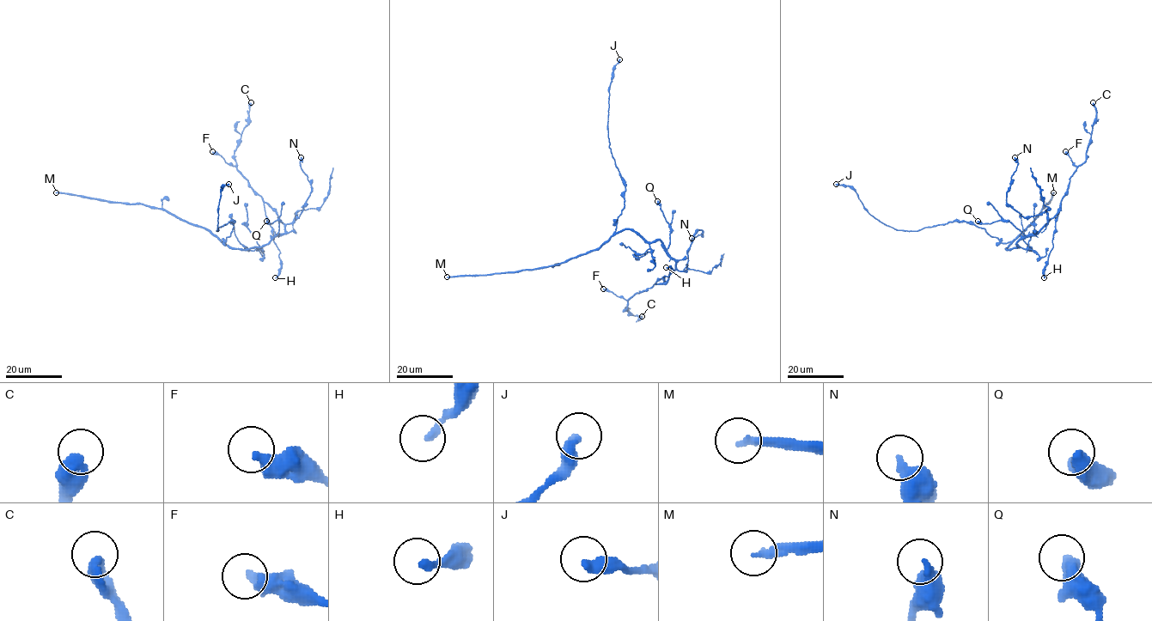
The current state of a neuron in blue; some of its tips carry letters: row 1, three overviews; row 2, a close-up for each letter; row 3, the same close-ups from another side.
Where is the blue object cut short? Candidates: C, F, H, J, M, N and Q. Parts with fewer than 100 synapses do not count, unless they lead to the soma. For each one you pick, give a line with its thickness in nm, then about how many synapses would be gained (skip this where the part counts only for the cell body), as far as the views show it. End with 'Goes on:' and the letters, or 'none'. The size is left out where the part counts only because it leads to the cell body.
M: 240 nm | 550 syn
Goes on: M

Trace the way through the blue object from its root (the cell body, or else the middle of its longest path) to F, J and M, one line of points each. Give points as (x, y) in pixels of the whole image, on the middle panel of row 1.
F: (631, 231), (647, 241), (659, 240), (675, 261), (675, 269), (666, 282), (627, 300), (603, 289)
J: (631, 231), (615, 232), (624, 208), (625, 182), (609, 147), (608, 114), (612, 73), (619, 59)
M: (631, 231), (622, 229), (599, 247), (555, 265), (533, 270), (447, 277)

